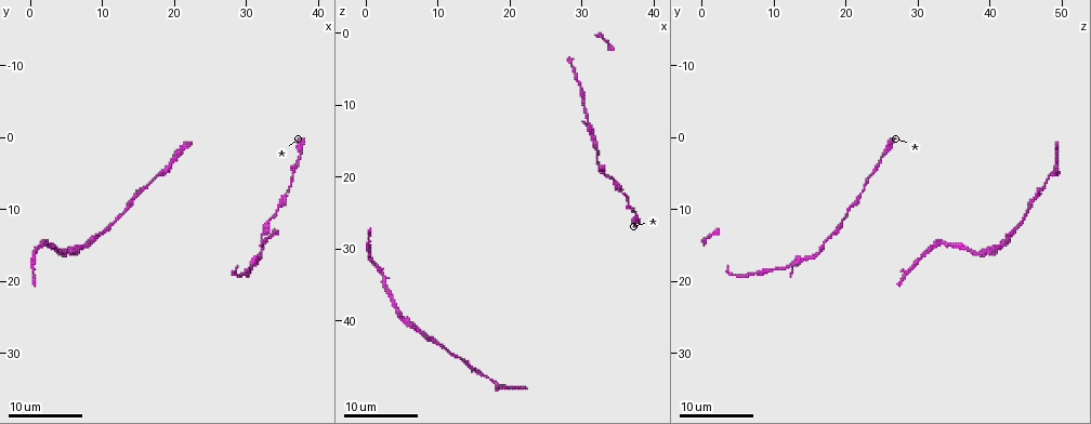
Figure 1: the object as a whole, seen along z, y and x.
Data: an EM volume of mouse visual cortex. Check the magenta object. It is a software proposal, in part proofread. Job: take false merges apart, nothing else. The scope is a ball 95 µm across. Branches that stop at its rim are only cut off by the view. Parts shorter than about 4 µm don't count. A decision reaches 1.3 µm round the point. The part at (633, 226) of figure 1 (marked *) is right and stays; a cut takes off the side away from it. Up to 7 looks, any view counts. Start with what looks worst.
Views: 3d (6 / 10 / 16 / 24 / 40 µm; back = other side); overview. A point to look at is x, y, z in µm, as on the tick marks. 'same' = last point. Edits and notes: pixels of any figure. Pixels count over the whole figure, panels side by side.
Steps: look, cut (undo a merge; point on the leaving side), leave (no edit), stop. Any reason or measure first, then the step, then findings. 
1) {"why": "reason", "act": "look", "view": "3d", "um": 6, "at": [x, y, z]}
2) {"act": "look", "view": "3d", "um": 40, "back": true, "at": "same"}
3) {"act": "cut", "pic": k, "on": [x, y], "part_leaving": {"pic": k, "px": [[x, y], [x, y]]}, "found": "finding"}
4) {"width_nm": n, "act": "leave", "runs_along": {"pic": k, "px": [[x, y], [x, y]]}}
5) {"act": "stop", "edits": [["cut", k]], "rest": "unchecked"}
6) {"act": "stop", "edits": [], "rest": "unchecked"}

{"why": "three-way junction", "act": "look", "view": "3d", "um": 16, "at": [31.0, 17.5, 12.5]}

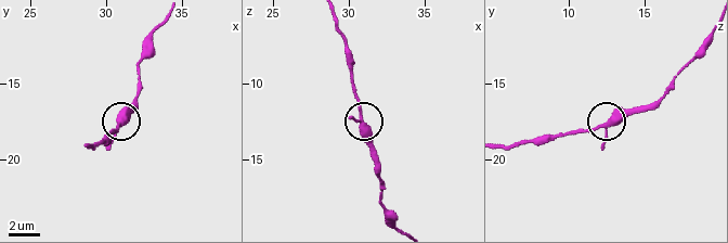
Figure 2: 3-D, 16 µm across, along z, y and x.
{"act": "look", "view": "3d", "um": 10, "at": [31.0, 17.4, 12.8]}

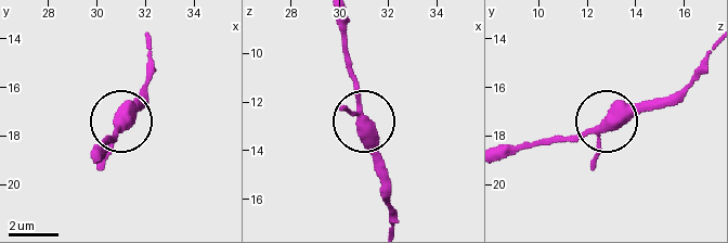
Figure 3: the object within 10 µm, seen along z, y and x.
{"act": "leave", "runs_along": {"pic": 3, "px": [[707, 55], [668, 96], [534, 143]]}, "found": "one cell here"}

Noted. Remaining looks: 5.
{"why": "two arms in line, one across", "act": "look", "view": "3d", "um": 16, "at": [36.5, 5.0, 24.0]}

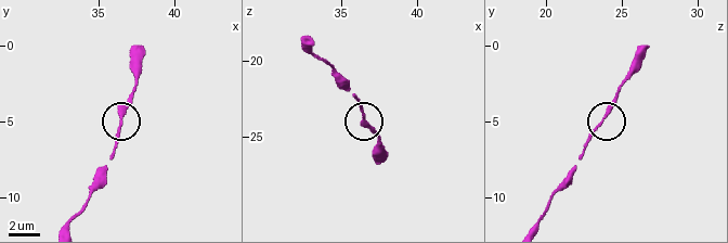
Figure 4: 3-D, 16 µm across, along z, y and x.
{"act": "look", "view": "3d", "um": 10, "at": [36.6, 4.8, 23.8]}

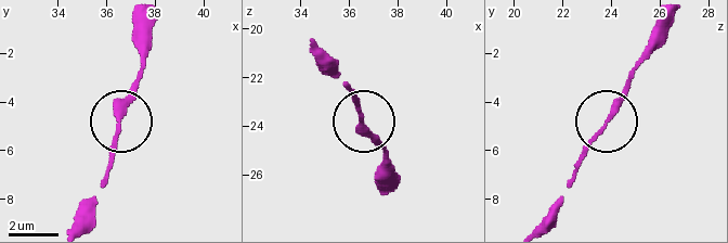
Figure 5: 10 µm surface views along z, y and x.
{"arms": 3, "act": "leave", "runs_along": {"pic": 5, "px": [[673, 20], [666, 39], [637, 69], [577, 167]]}, "found": "all the same cell"}

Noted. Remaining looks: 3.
{"why": "sudden change in width", "act": "look", "view": "3d", "um": 16, "at": [35.0, 9.5, 21.0]}

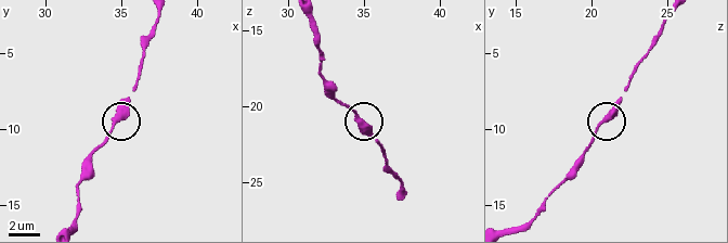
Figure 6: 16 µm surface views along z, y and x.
{"why": "zoom in", "act": "look", "view": "3d", "um": 10, "at": [34.6, 9.6, 21.0]}

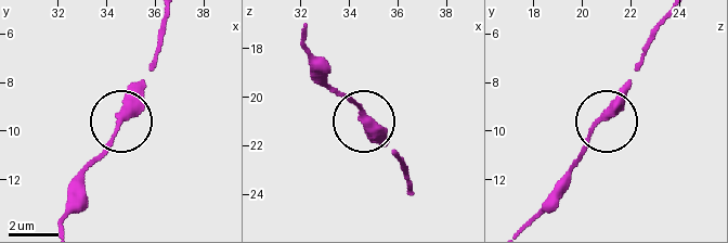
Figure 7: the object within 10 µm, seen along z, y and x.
{"act": "look", "view": "3d", "um": 10, "back": true, "at": [34.6, 9.5, 20.8]}

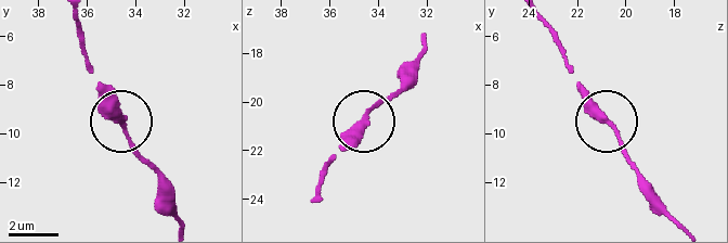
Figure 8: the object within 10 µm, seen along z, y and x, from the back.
{"act": "leave", "runs_along": {"pic": 8, "px": [[75, 17], [102, 105], [154, 165]]}, "found": "all the same cell"}

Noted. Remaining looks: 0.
{"act": "stop", "edits": [], "rest": "unchecked"}

